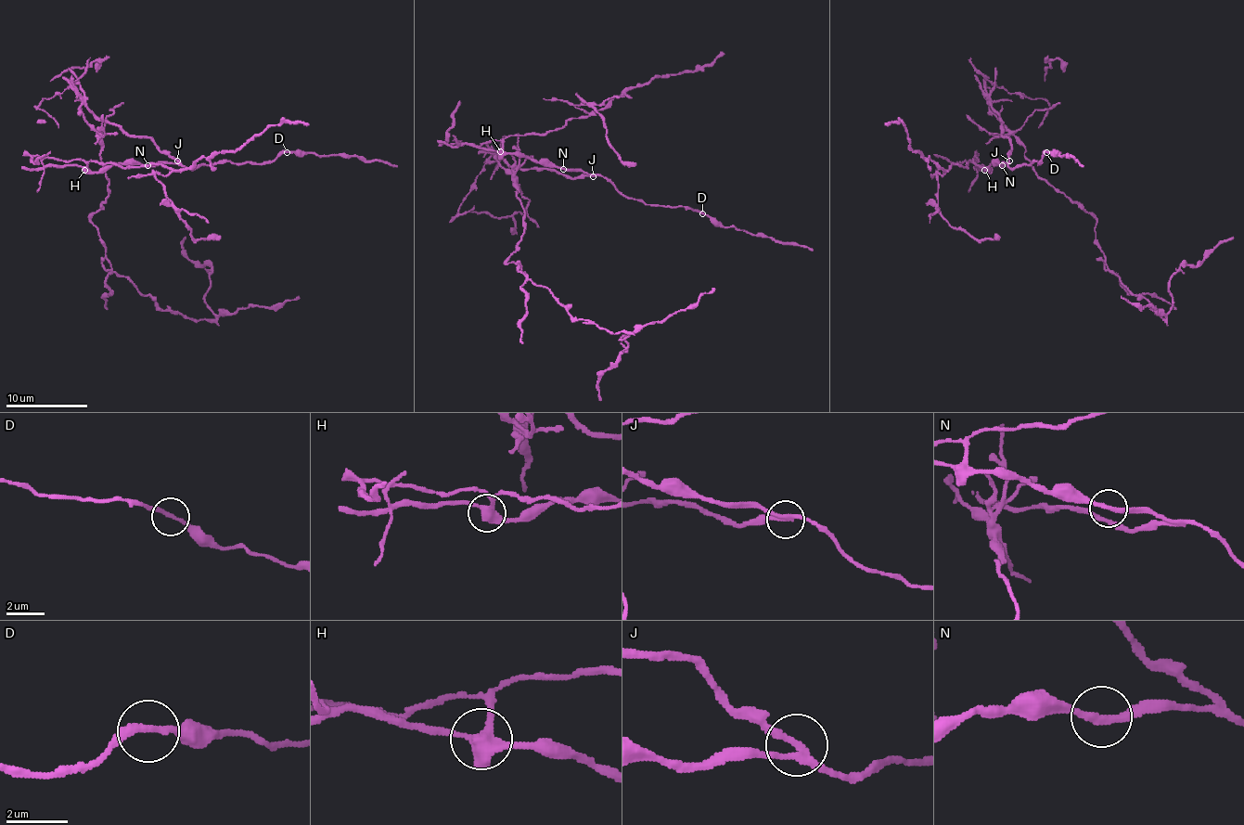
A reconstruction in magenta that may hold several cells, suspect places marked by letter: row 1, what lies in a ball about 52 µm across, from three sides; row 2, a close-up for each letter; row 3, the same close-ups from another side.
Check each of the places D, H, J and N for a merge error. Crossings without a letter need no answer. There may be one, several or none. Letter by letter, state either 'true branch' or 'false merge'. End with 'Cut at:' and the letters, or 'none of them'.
D: true branch
H: false merge
J: false merge
N: true branch
Cut at: H, J

